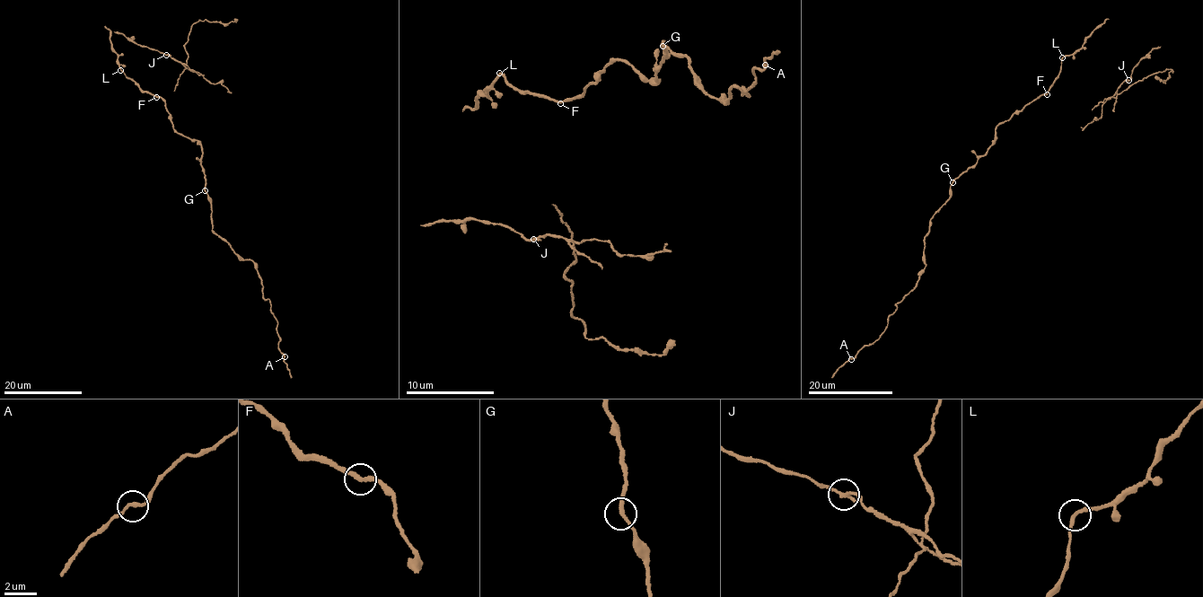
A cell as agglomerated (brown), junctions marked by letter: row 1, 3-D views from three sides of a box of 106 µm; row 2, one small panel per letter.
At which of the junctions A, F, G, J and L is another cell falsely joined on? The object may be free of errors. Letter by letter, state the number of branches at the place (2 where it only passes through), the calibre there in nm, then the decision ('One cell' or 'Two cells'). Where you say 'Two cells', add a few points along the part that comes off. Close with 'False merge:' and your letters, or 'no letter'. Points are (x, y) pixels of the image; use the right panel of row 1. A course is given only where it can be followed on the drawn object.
A: Branches: 2. Thickness 200 nm. One cell
F: Branches: 2. Thickness 240 nm. One cell
G: Branches: 2. Thickness 240 nm. One cell
J: Branches: 2. Thickness 240 nm. Two cells. Course of the part to remove: (1128, 80), (1119, 86), (1118, 93), (1159, 71), (1172, 70), (1163, 82), (1154, 76)
L: Branches: 2. Thickness 240 nm. One cell
False merge: J

